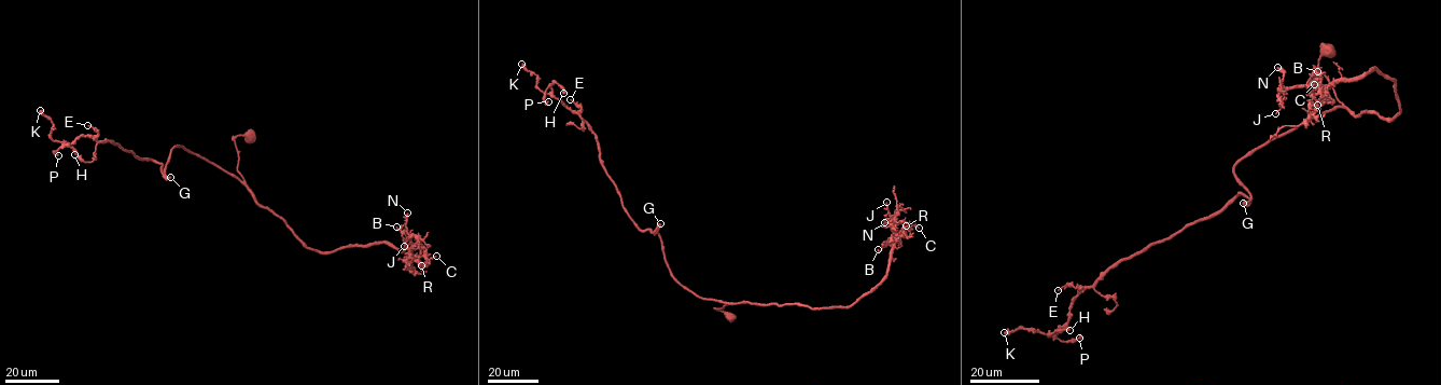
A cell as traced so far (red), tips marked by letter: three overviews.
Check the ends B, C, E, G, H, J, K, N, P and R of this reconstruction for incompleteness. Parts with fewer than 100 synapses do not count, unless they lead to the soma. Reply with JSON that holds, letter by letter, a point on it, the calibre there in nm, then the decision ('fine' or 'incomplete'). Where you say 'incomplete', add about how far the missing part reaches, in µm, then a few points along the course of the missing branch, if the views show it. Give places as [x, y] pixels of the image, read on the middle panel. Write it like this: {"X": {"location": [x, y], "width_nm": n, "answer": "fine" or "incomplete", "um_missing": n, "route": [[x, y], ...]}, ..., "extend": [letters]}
{"B": {"location": [878, 249], "width_nm": 120, "answer": "fine"}, "C": {"location": [919, 228], "width_nm": 110, "answer": "fine"}, "E": {"location": [570, 99], "width_nm": 190, "answer": "fine"}, "G": {"location": [660, 223], "width_nm": 400, "answer": "fine"}, "H": {"location": [563, 93], "width_nm": 550, "answer": "fine"}, "J": {"location": [886, 202], "width_nm": 130, "answer": "fine"}, "K": {"location": [521, 64], "width_nm": 460, "answer": "fine"}, "N": {"location": [884, 222], "width_nm": 300, "answer": "fine"}, "P": {"location": [548, 101], "width_nm": 240, "answer": "fine"}, "R": {"location": [906, 225], "width_nm": 130, "answer": "fine"}, "extend": []}

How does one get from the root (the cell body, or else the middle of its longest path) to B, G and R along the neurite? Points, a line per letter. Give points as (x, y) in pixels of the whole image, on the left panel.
B: (250, 136), (234, 139), (238, 172), (256, 202), (283, 218), (307, 247), (410, 247), (396, 227)
G: (250, 136), (234, 139), (243, 181), (179, 145), (165, 168), (170, 177)
R: (250, 136), (234, 139), (238, 172), (307, 247), (381, 242), (421, 265)

